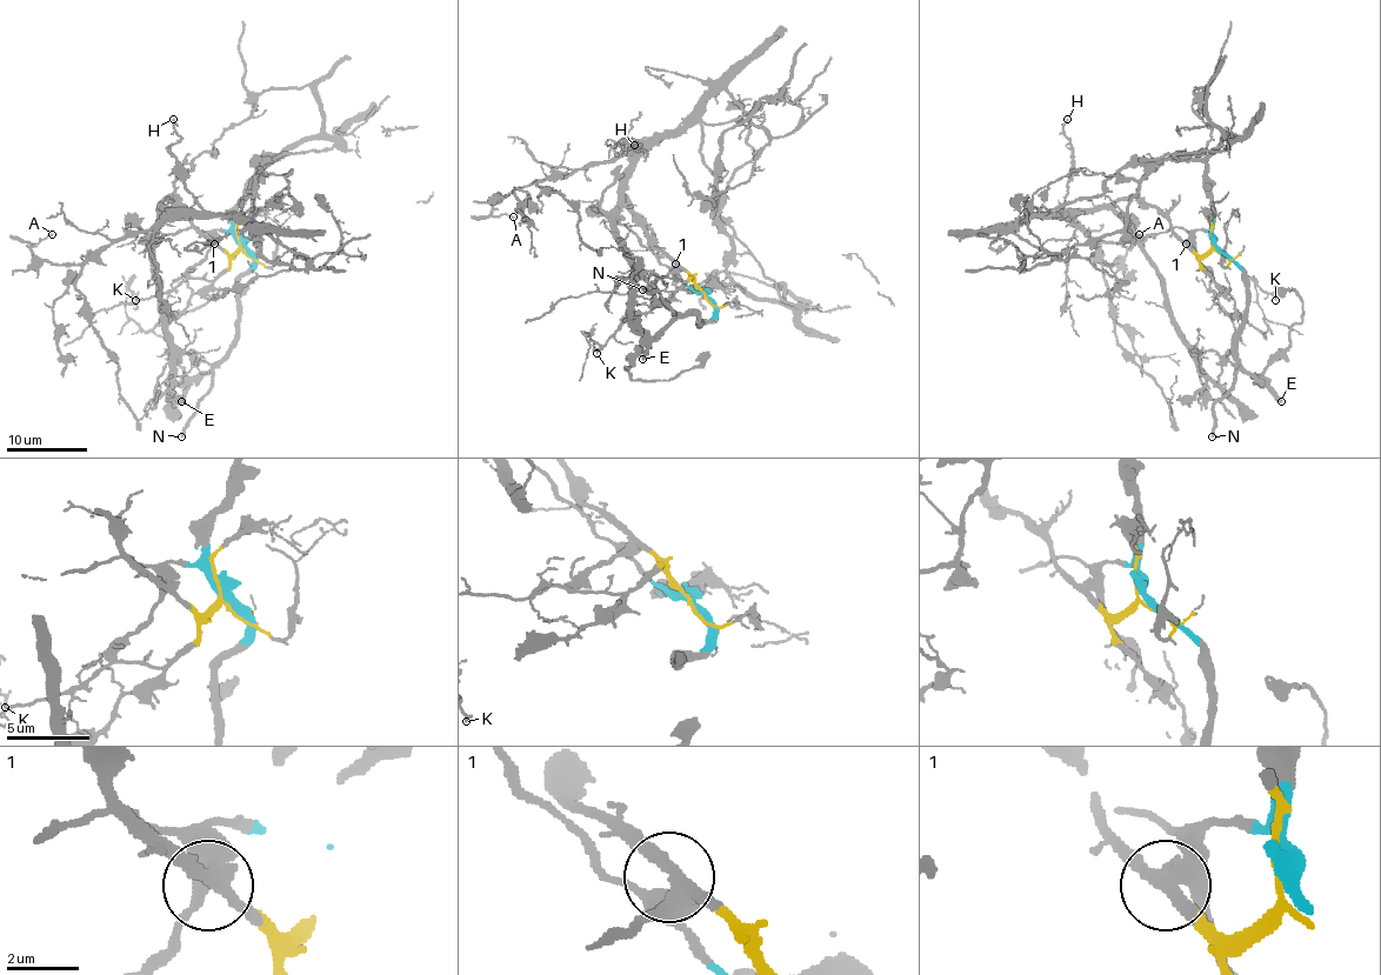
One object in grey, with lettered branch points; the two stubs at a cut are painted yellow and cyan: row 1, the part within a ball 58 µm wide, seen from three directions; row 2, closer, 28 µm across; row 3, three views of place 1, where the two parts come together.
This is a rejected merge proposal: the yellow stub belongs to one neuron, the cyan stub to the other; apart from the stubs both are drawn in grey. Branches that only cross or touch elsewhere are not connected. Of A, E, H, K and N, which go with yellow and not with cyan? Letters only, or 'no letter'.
A, H, K

